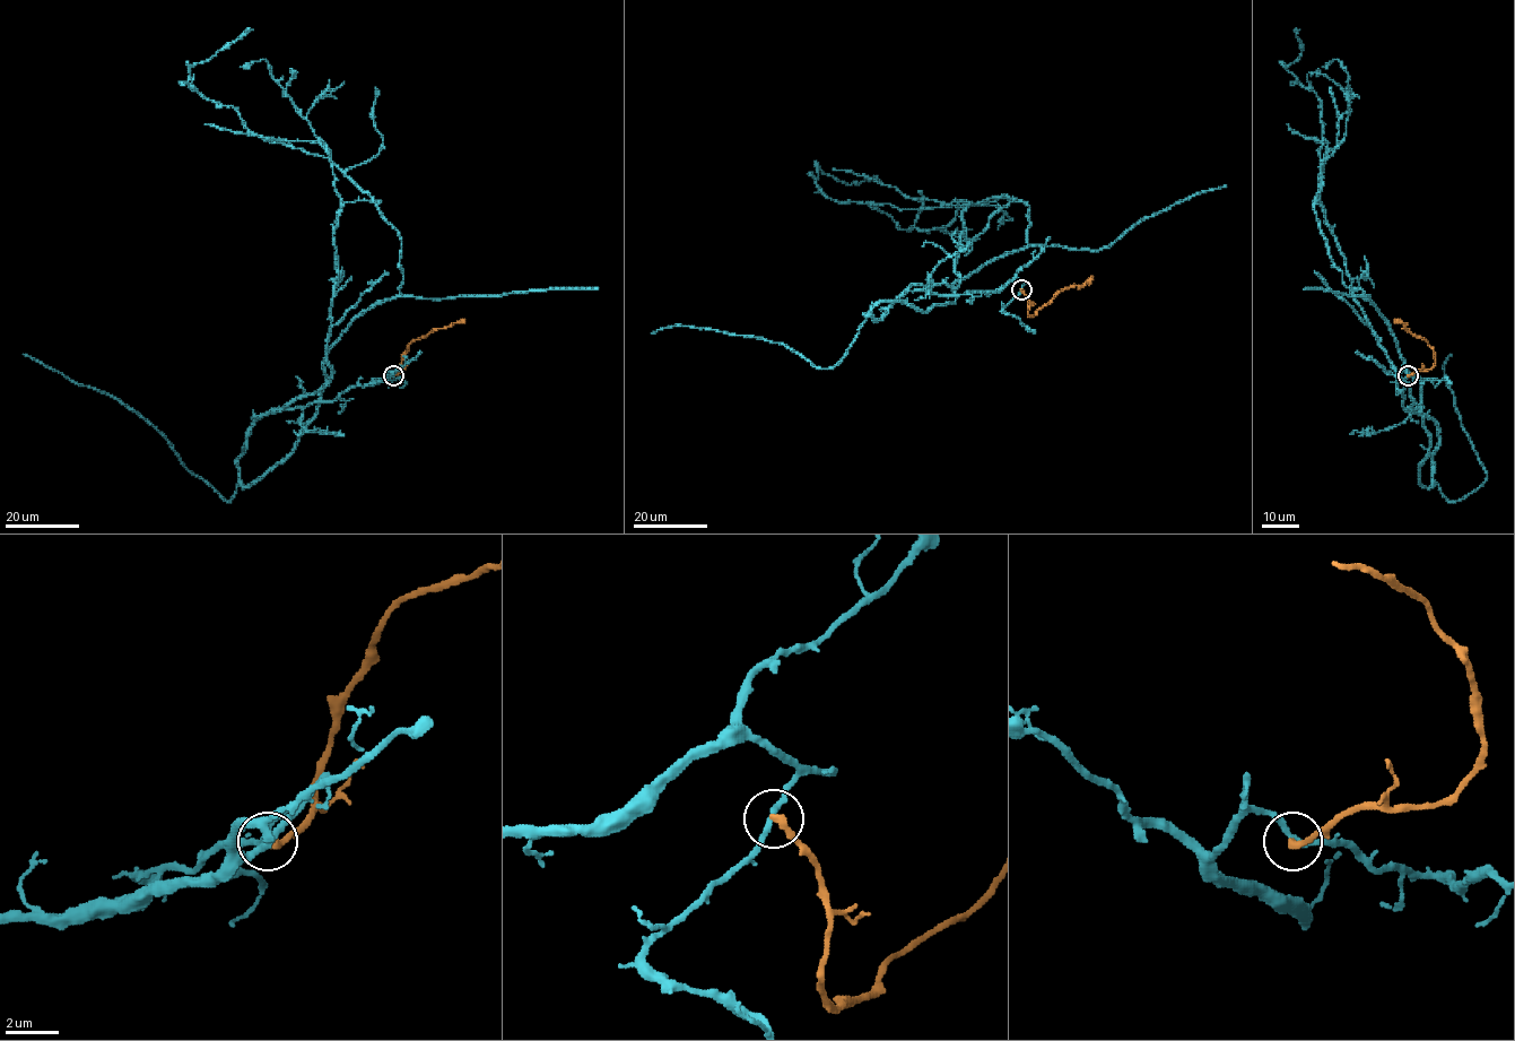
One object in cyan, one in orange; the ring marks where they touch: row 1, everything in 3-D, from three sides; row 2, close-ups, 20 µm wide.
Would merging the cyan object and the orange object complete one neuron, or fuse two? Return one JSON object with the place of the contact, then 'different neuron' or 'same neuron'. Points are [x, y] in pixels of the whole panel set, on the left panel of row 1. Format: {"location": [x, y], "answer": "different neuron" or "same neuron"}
{"location": [393, 375], "answer": "different neuron"}

